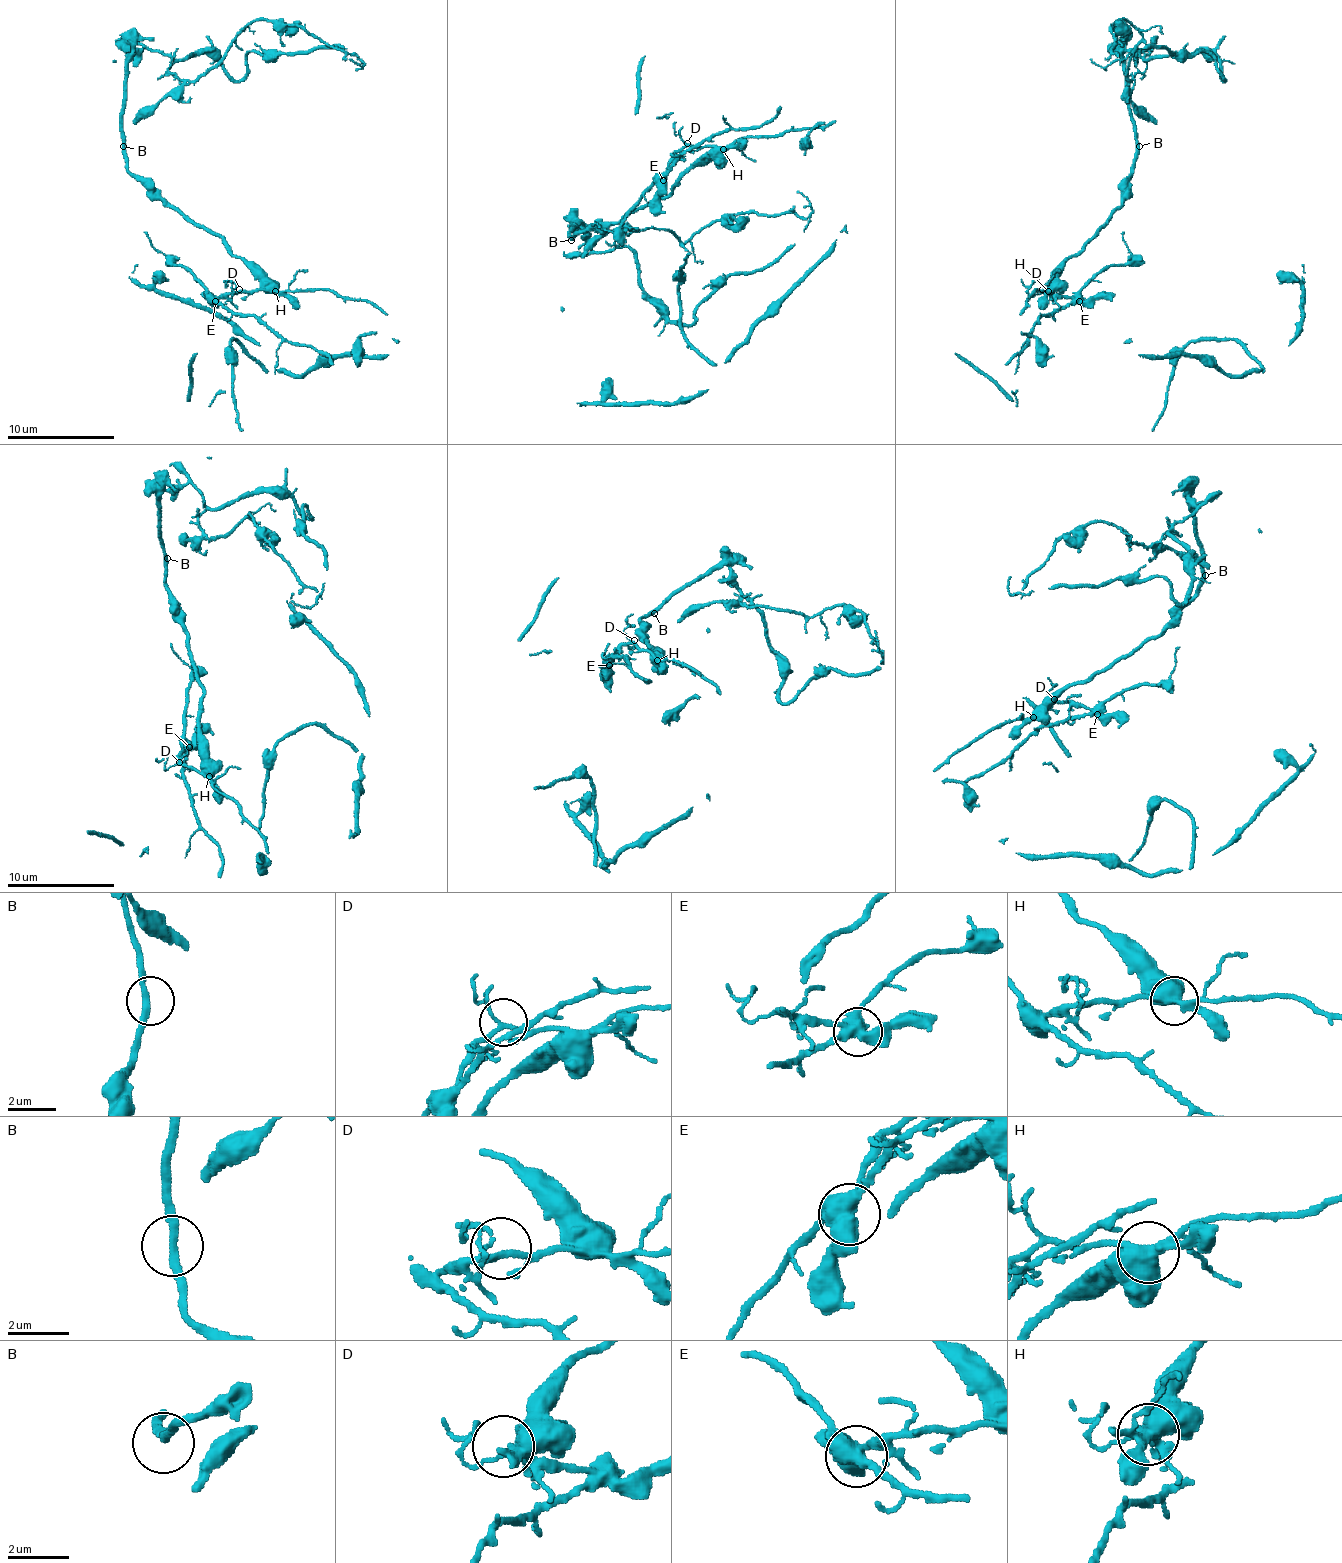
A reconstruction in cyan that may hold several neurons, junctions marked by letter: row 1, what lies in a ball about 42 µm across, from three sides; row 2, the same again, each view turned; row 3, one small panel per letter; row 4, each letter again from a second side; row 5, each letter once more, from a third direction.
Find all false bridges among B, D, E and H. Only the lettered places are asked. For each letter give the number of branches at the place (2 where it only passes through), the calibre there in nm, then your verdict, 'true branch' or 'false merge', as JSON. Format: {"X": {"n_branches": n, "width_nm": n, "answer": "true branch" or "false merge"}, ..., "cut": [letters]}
{"B": {"n_branches": 2, "width_nm": 260, "answer": "true branch"}, "D": {"n_branches": 5, "width_nm": 160, "answer": "true branch"}, "E": {"n_branches": 4, "width_nm": 550, "answer": "false merge"}, "H": {"n_branches": 4, "width_nm": 460, "answer": "false merge"}, "cut": ["E", "H"]}

